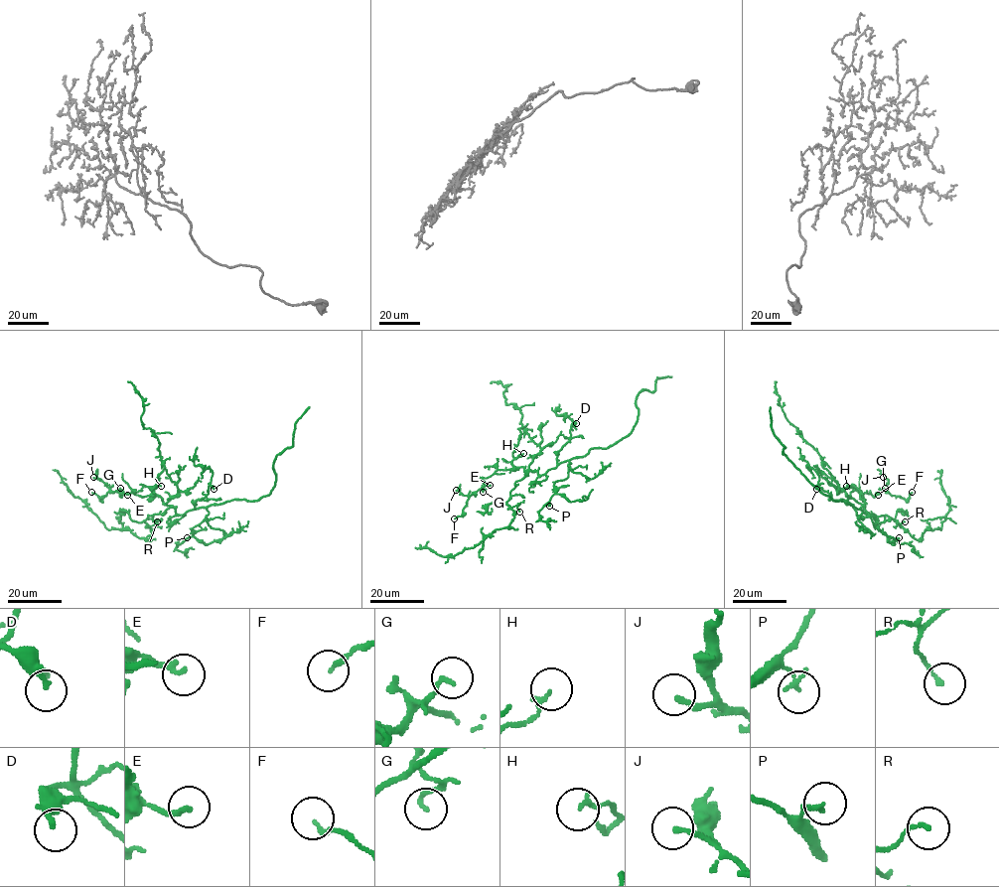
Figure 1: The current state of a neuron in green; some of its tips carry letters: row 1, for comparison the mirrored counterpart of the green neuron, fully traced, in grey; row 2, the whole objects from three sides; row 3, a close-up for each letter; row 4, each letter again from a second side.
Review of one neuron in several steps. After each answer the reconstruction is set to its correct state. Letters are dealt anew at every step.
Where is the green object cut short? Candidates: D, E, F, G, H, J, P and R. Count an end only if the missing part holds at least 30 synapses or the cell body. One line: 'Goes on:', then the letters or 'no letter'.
Goes on: no letter

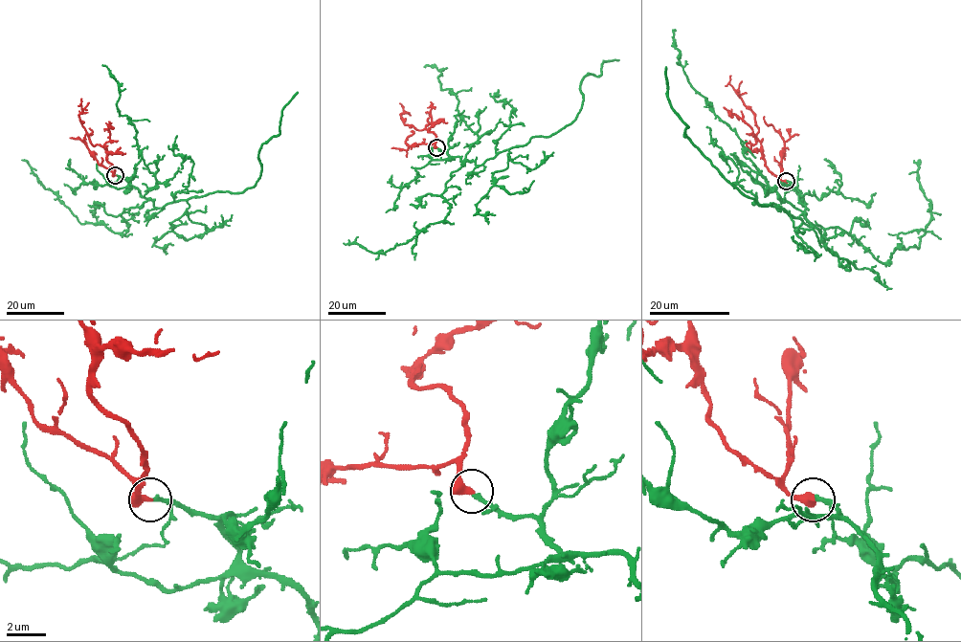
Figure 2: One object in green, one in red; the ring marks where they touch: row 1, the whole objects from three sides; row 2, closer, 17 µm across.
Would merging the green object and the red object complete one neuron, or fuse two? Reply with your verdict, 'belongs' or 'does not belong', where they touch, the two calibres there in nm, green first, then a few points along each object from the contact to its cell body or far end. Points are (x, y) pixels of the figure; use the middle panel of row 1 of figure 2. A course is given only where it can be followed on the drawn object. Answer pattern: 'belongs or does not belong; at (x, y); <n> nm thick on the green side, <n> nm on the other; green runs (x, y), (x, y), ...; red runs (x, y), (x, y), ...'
belongs; at (436, 147); 200 nm thick on the green side, 440 nm on the other; green runs (436, 147), (481, 165), (536, 136), (550, 137), (574, 120), (583, 78), (598, 76), (603, 61), (619, 59); red runs (436, 147), (436, 136), (432, 132), (417, 130), (404, 122), (402, 106)

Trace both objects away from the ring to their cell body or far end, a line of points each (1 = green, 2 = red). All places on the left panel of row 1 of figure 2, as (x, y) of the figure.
1: (115, 175), (155, 208), (210, 193), (241, 193), (259, 177), (258, 151), (279, 133), (281, 109), (298, 92)
2: (115, 175), (115, 168), (106, 160), (106, 151), (91, 143), (82, 125), (79, 117), (80, 99)

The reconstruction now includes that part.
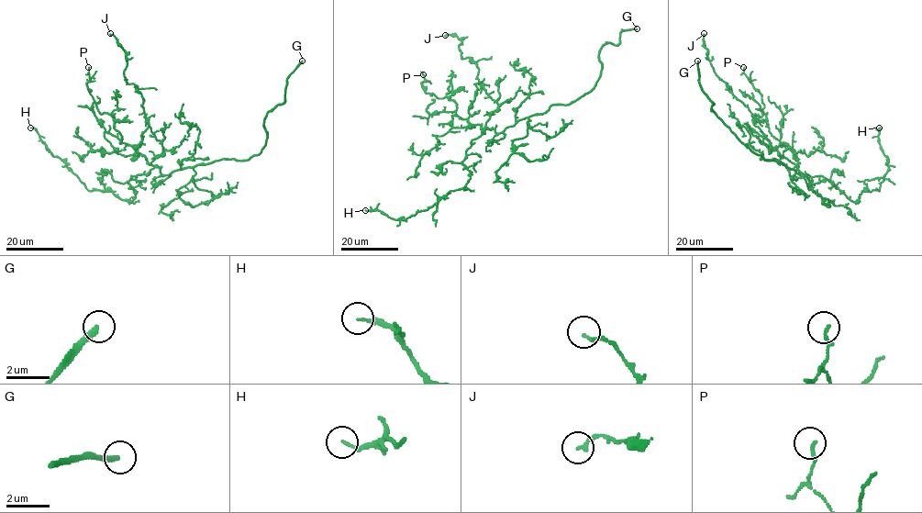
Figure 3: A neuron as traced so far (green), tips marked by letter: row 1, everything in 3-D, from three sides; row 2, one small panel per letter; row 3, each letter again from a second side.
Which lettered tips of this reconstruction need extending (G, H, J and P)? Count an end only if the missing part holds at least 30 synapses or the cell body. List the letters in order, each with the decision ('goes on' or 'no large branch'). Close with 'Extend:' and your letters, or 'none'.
G: goes on
H: no large branch
J: no large branch
P: no large branch
Extend: G

